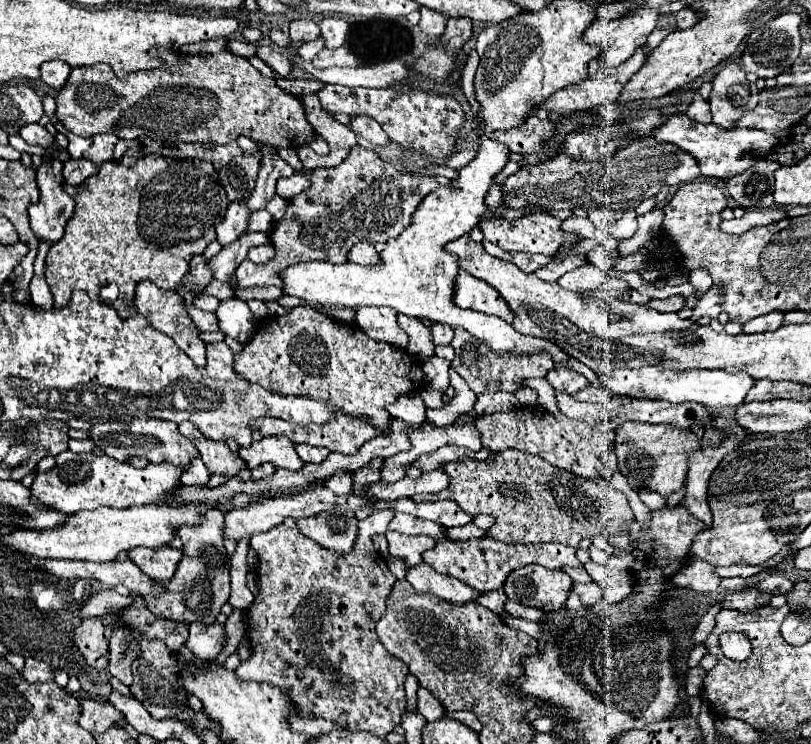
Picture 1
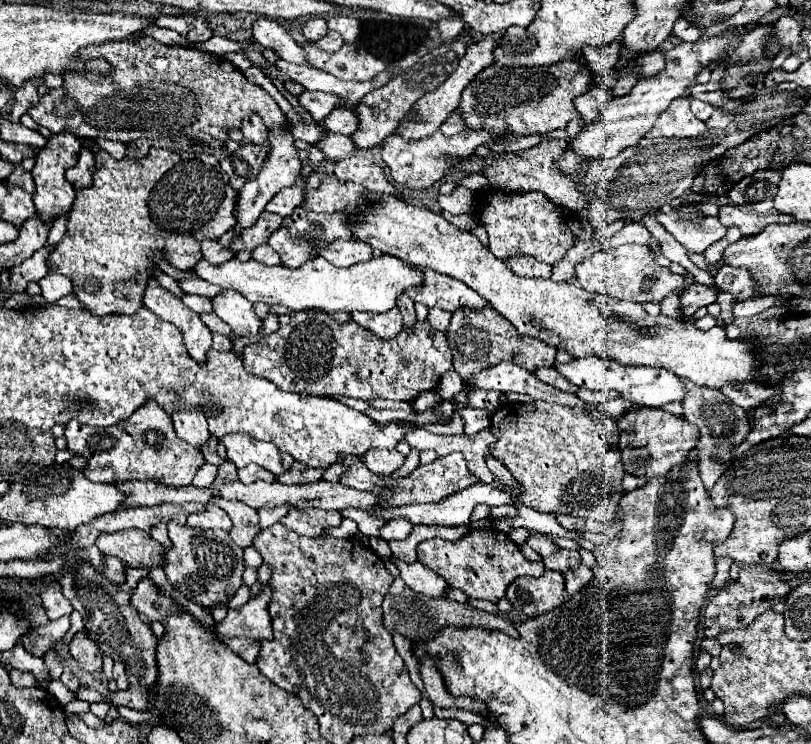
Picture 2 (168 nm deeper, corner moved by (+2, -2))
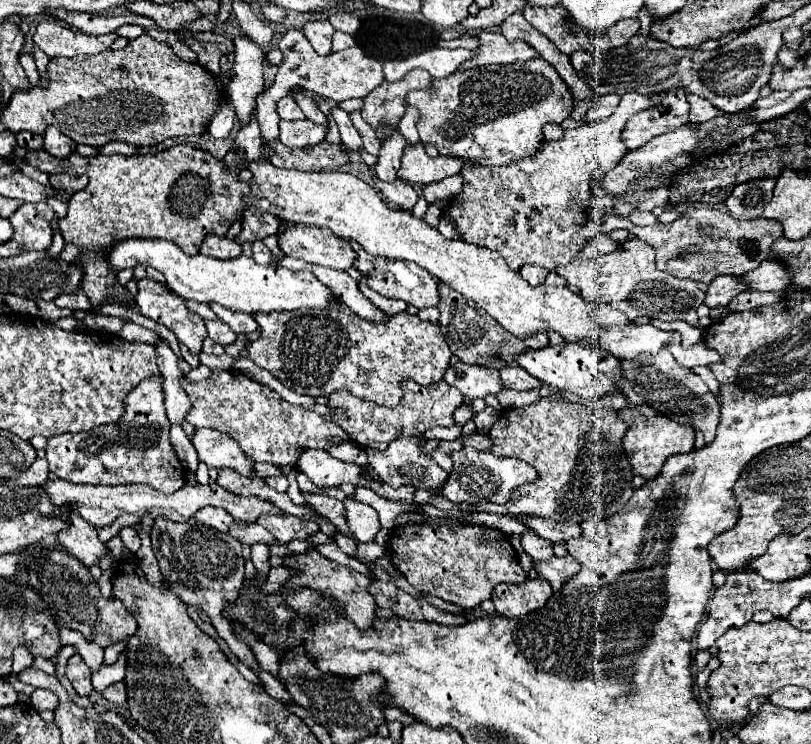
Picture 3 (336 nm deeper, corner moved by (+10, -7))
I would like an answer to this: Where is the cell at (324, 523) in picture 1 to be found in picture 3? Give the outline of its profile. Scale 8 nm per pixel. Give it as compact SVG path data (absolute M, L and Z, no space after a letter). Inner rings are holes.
M264 514L258 518L258 524L262 524L274 538L278 538L278 542L290 542L294 538L302 540L310 534L320 532L320 526L312 520L302 520L290 514L284 516L276 516L276 514Z

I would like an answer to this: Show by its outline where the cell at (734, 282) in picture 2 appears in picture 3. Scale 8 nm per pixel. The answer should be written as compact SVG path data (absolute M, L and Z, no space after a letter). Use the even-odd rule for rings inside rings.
M764 260L760 268L740 276L748 284L748 292L784 292L790 286L790 274L778 260Z

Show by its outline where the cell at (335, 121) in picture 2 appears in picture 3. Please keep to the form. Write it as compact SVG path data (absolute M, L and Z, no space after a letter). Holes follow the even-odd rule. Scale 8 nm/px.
M294 92L292 96L296 98L296 102L298 102L298 106L302 108L302 112L304 112L314 124L328 126L328 116L324 116L324 112L320 112L318 104L316 104L312 98L306 98L306 96L302 96L300 92Z

